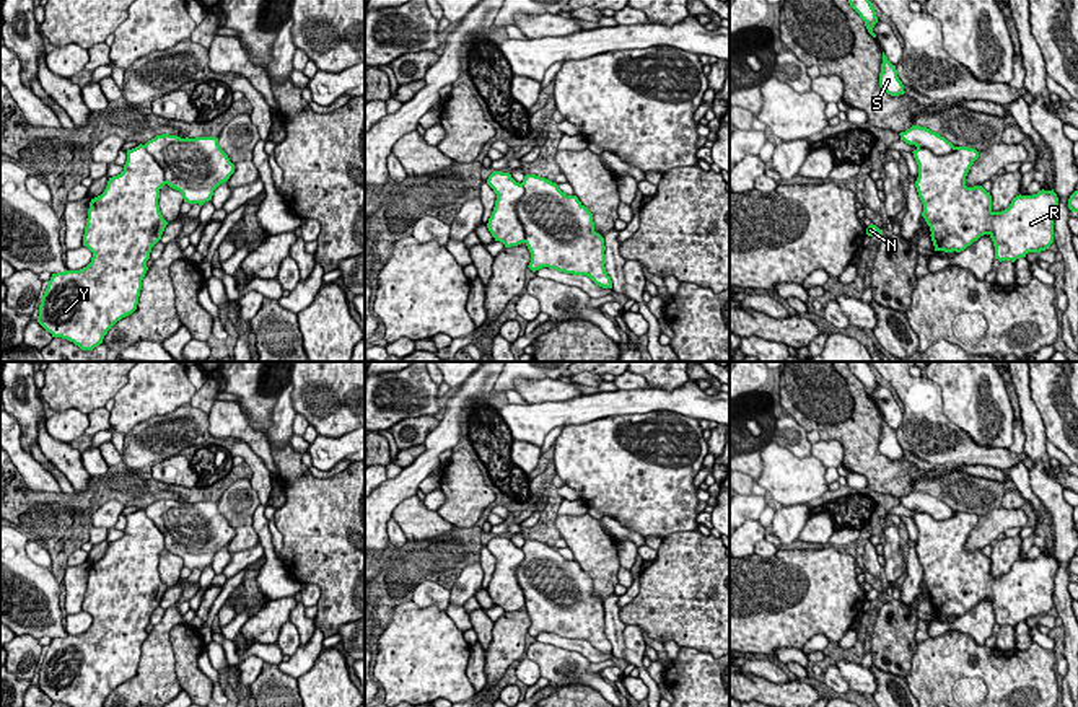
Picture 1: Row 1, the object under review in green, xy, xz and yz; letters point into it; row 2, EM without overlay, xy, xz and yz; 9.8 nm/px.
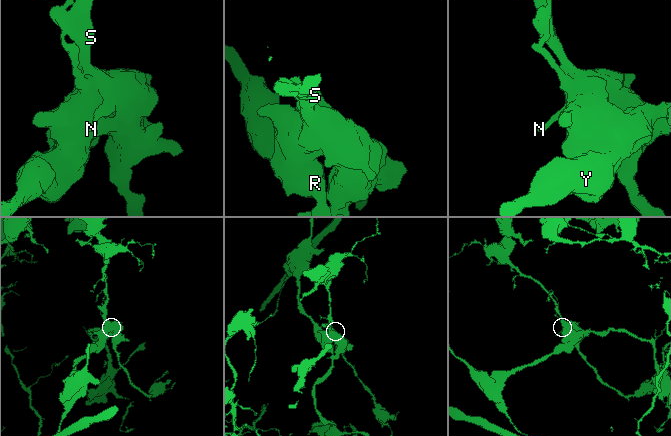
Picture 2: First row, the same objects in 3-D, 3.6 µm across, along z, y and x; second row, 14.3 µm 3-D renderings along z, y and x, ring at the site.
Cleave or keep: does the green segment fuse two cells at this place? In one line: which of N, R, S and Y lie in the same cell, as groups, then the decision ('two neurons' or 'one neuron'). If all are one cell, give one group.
N S / R Y; two neurons

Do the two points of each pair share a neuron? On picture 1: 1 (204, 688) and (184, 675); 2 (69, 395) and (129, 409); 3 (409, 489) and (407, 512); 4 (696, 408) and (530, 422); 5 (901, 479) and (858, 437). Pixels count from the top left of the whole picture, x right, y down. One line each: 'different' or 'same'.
1: same
2: different
3: different
4: same
5: same

